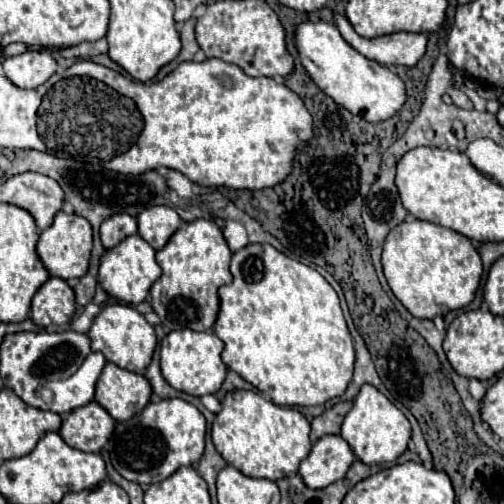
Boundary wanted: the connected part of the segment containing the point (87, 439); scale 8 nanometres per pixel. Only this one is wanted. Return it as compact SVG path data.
M96 401L70 411L60 427L60 437L74 449L100 451L114 431L116 421Z

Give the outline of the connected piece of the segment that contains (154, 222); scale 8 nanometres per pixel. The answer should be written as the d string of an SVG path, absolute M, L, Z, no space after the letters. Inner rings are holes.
M148 207L138 215L138 233L158 251L180 227L180 217L172 207Z

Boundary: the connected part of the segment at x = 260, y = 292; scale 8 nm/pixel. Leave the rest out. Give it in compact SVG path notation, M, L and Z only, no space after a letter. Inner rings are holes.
M266 243L246 245L232 255L230 273L234 281L220 287L220 313L214 333L222 339L222 361L258 391L268 395L276 405L322 405L332 397L340 397L354 371L354 343L342 315L338 293L312 267L286 257Z

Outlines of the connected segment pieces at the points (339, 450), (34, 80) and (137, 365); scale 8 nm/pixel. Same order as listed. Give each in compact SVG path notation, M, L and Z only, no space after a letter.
M324 435L300 463L300 475L310 489L324 489L330 483L344 479L354 461L354 451L340 435Z
M28 51L16 57L6 57L2 63L4 75L22 89L34 89L50 79L50 75L56 71L56 59L48 53Z
M106 305L98 317L94 319L88 337L92 341L92 351L100 351L106 361L116 363L122 369L134 371L134 373L144 373L146 367L150 365L150 359L154 355L156 349L156 333L154 327L144 319L142 313L138 313L136 309L128 307L128 305Z

